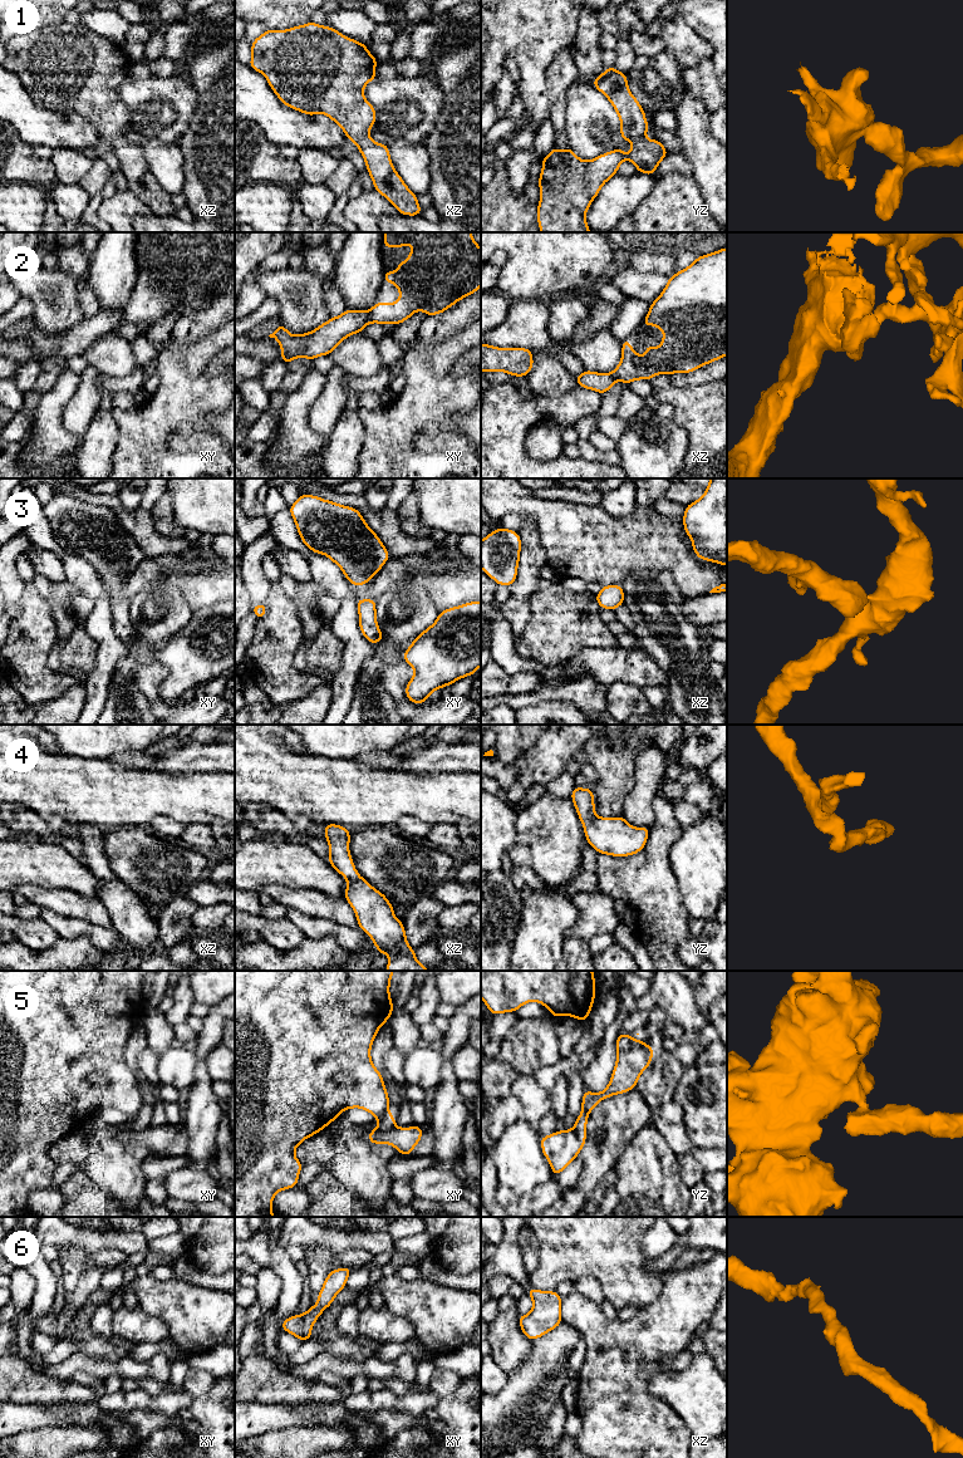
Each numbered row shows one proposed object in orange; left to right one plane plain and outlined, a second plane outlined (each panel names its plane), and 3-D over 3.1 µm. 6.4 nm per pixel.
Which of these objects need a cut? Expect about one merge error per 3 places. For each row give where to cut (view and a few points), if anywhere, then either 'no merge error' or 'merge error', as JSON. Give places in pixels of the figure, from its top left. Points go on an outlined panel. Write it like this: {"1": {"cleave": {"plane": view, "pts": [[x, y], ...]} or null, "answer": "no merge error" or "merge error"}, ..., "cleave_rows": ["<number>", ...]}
{"1": {"cleave": null, "answer": "no merge error"}, "2": {"cleave": {"plane": "xy", "pts": [[369, 312], [364, 324], [358, 330]]}, "answer": "merge error"}, "3": {"cleave": null, "answer": "no merge error"}, "4": {"cleave": null, "answer": "no merge error"}, "5": {"cleave": {"plane": "xy", "pts": [[387, 1108], [377, 1118]]}, "answer": "merge error"}, "6": {"cleave": null, "answer": "no merge error"}, "cleave_rows": ["2", "5"]}

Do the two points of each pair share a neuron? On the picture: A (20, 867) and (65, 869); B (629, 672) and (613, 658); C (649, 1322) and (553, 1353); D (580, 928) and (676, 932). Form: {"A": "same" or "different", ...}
{"A": "same", "B": "same", "C": "different", "D": "different"}

